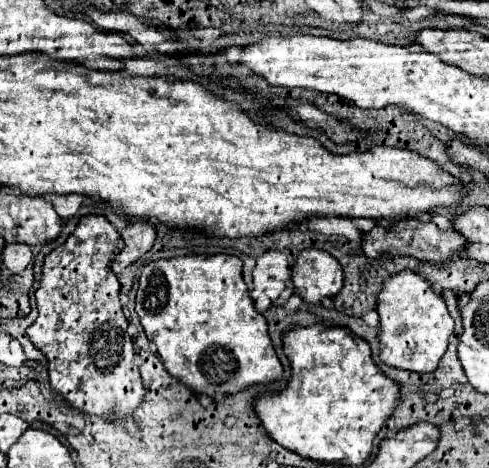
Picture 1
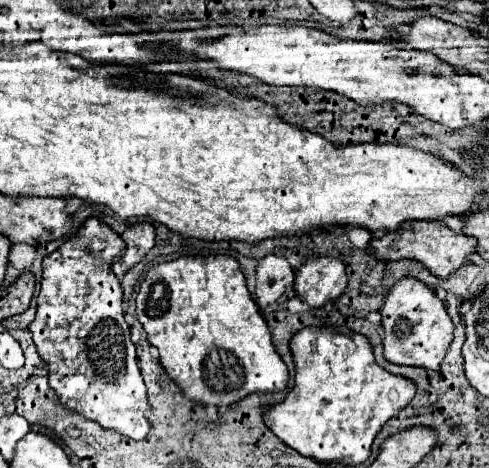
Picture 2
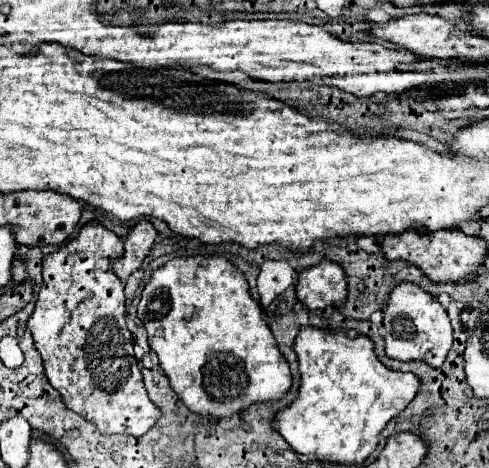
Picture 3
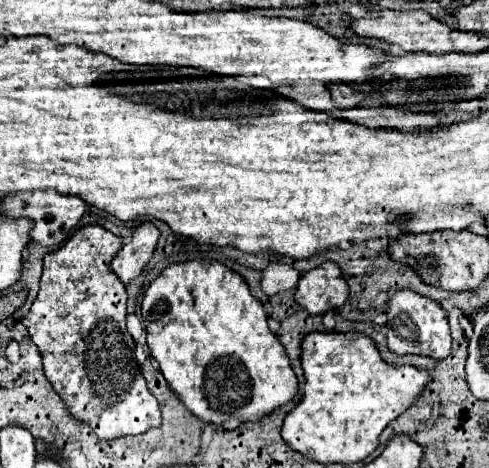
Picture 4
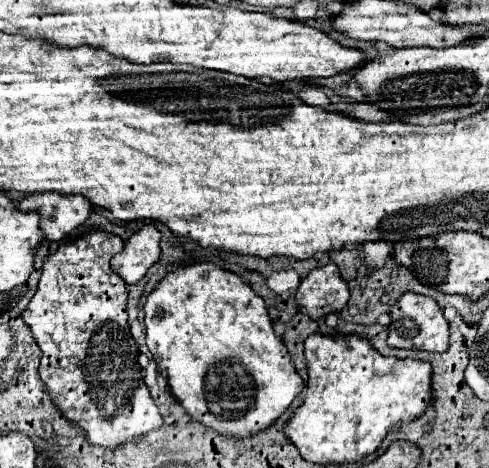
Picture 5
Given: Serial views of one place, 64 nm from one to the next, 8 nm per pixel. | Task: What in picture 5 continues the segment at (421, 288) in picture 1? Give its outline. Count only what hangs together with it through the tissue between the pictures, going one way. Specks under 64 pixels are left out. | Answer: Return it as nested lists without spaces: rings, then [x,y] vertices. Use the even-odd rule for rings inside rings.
[[[404,292],[392,306],[390,318],[392,322],[388,326],[388,346],[406,350],[426,350],[426,352],[448,350],[448,322],[436,300],[414,292]]]

